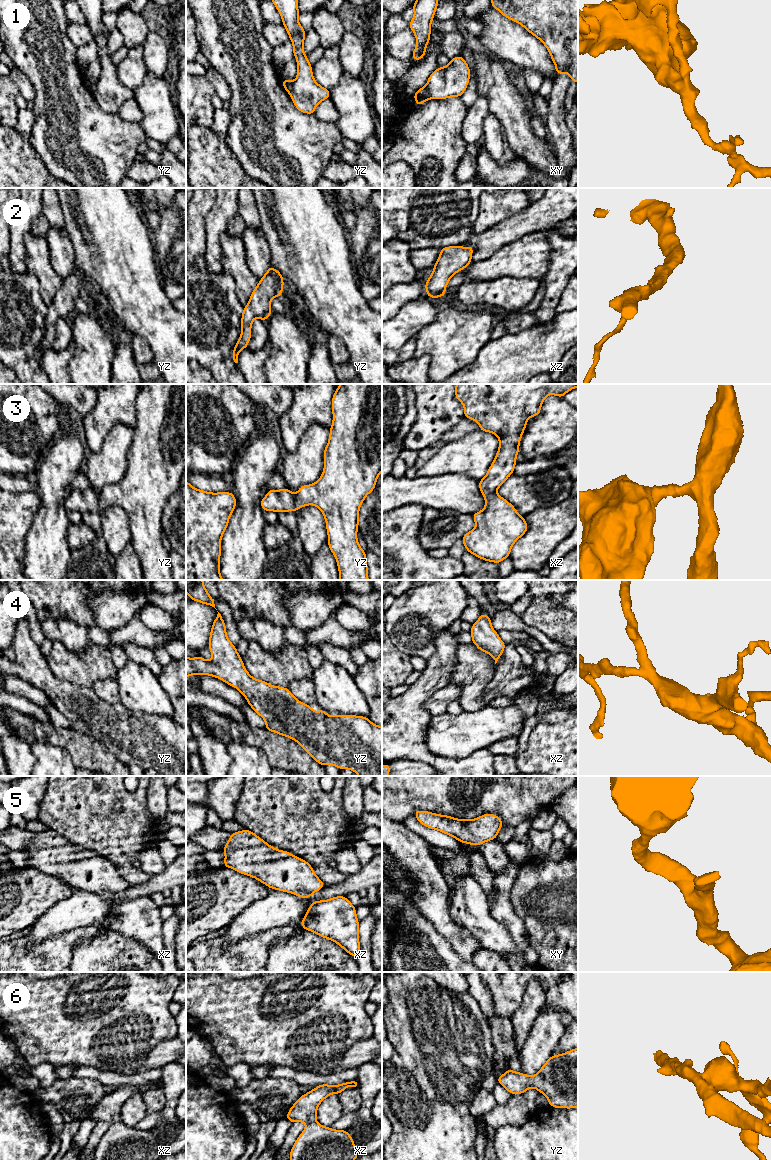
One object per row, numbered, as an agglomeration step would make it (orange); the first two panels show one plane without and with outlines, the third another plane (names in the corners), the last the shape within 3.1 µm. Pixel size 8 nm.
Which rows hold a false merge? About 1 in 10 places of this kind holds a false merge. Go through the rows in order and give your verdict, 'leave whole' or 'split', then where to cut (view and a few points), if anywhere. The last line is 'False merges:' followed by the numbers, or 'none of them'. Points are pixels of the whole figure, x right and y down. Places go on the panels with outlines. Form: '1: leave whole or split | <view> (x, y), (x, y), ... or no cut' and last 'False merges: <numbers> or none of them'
1: split | xy (425, 85), (432, 97)
2: leave whole | no cut
3: leave whole | no cut
4: leave whole | no cut
5: leave whole | no cut
6: leave whole | no cut
False merges: 1

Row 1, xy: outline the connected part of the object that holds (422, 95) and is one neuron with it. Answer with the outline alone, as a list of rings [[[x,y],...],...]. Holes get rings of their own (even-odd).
[[[426,85],[422,88],[420,88],[414,95],[413,98],[416,101],[416,107],[421,105],[423,102],[427,102],[430,100],[432,97],[430,96],[428,89]]]

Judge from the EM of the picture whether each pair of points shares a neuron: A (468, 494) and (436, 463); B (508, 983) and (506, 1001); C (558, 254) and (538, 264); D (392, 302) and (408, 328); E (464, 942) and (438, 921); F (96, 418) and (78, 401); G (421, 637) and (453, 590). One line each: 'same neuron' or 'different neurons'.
A: different neurons
B: same neuron
C: different neurons
D: different neurons
E: same neuron
F: different neurons
G: same neuron

